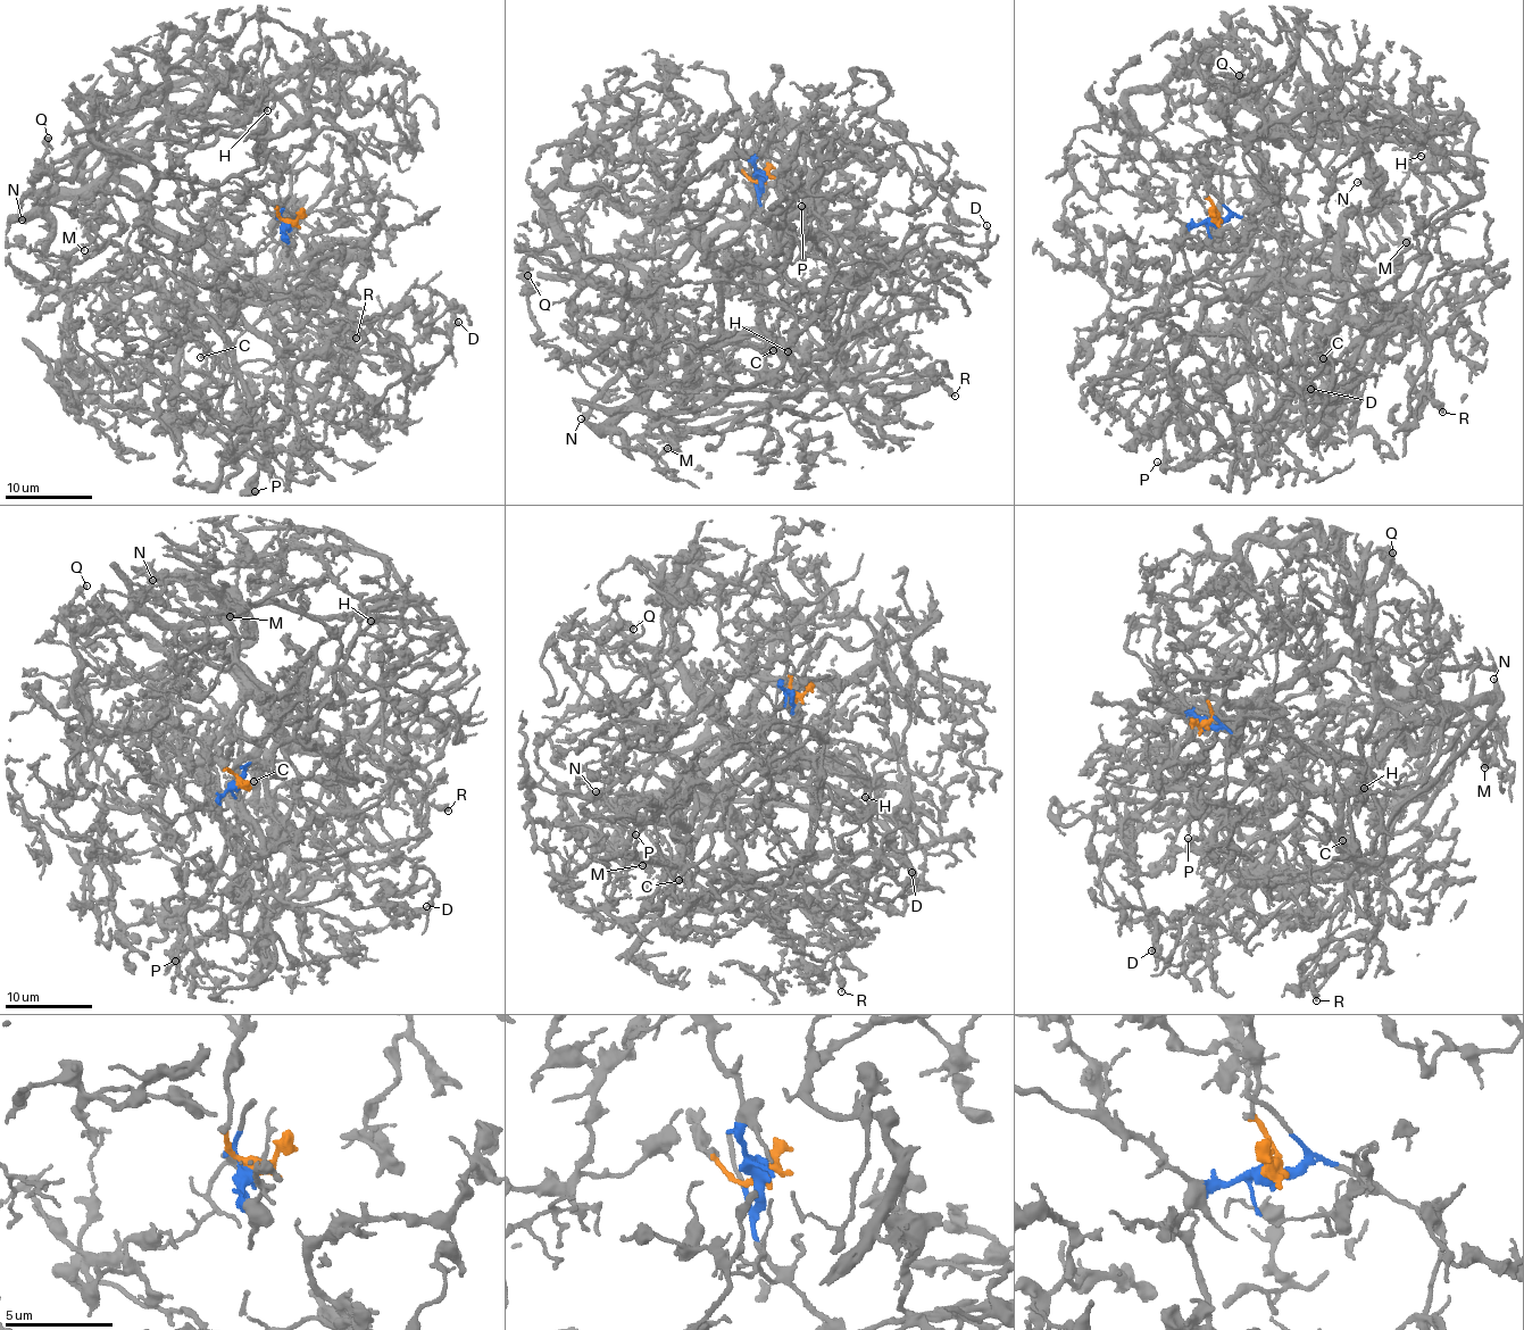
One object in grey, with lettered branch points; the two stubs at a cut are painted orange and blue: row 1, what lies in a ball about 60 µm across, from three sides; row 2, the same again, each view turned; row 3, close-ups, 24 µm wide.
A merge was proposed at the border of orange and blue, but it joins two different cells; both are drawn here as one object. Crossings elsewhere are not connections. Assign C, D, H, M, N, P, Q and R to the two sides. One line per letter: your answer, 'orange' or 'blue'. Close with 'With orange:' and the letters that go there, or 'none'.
C: blue
D: blue
H: orange
M: orange
N: orange
P: blue
Q: orange
R: blue
With orange: H, M, N, Q

